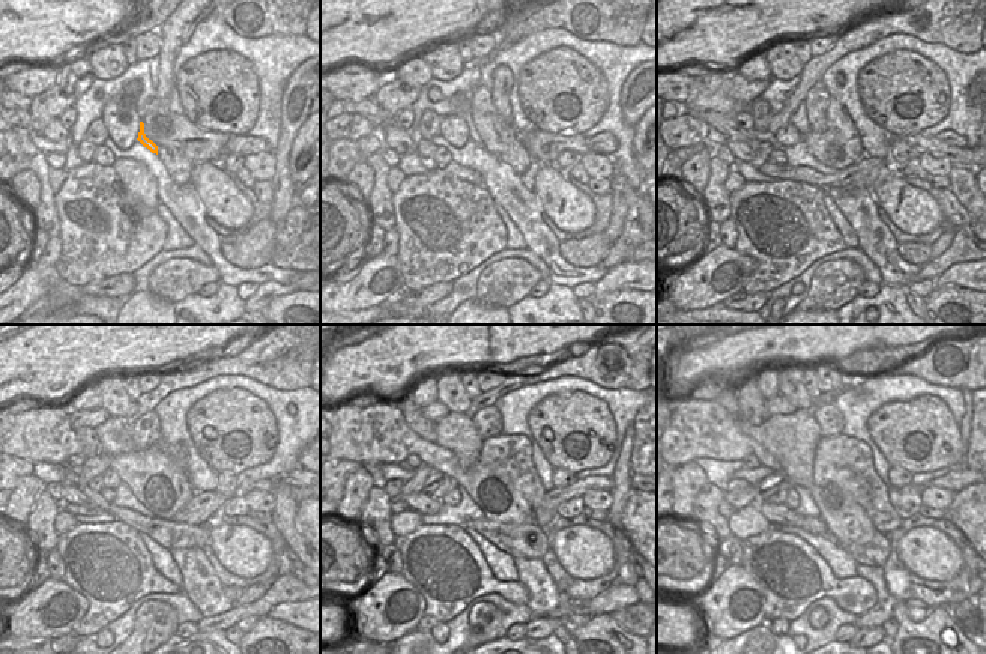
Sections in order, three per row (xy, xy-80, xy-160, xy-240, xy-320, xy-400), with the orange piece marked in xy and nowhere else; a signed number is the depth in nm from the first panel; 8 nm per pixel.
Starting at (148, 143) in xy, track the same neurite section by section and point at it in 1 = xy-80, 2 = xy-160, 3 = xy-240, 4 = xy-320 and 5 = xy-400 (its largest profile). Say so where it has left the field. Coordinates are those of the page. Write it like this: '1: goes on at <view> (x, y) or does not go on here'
1: goes on at xy-80 (474, 136)
2: goes on at xy-160 (798, 118)
3: goes on at xy-240 (119, 442)
4: goes on at xy-320 (456, 432)
5: goes on at xy-400 (792, 438)

